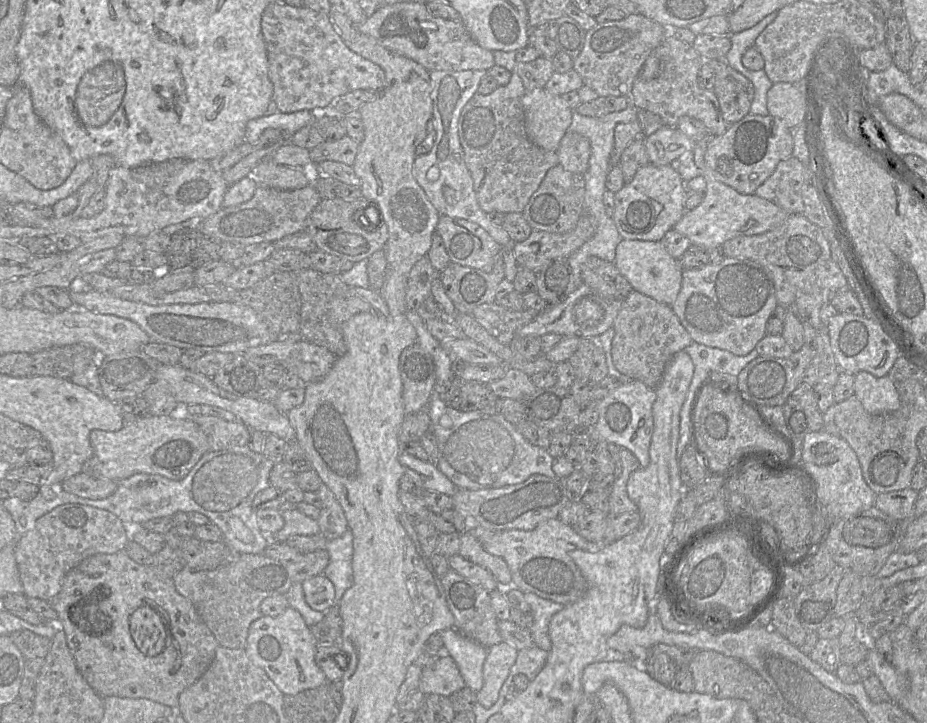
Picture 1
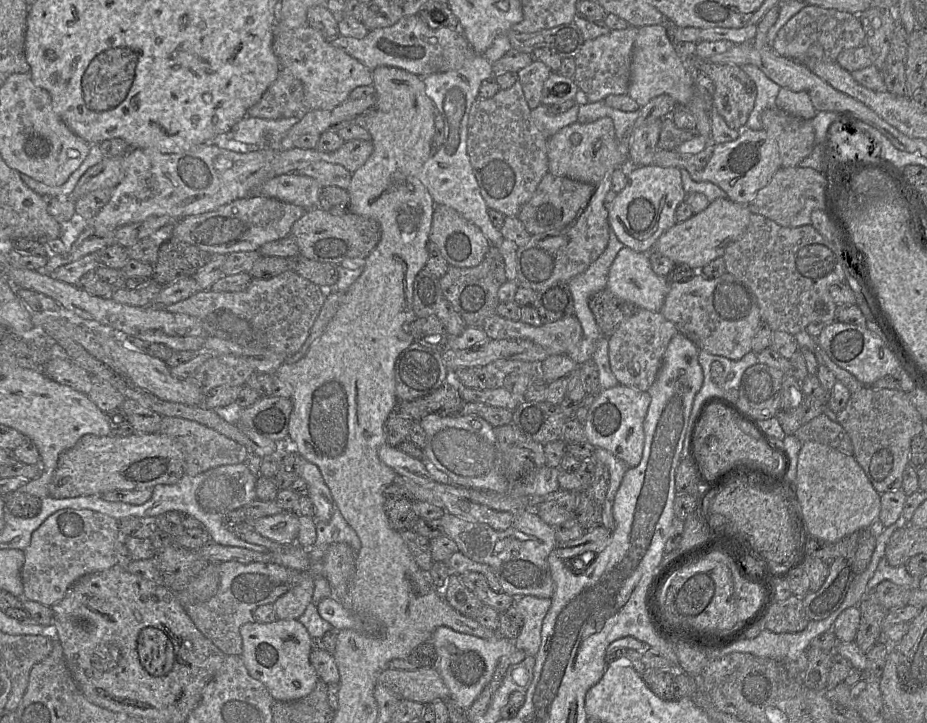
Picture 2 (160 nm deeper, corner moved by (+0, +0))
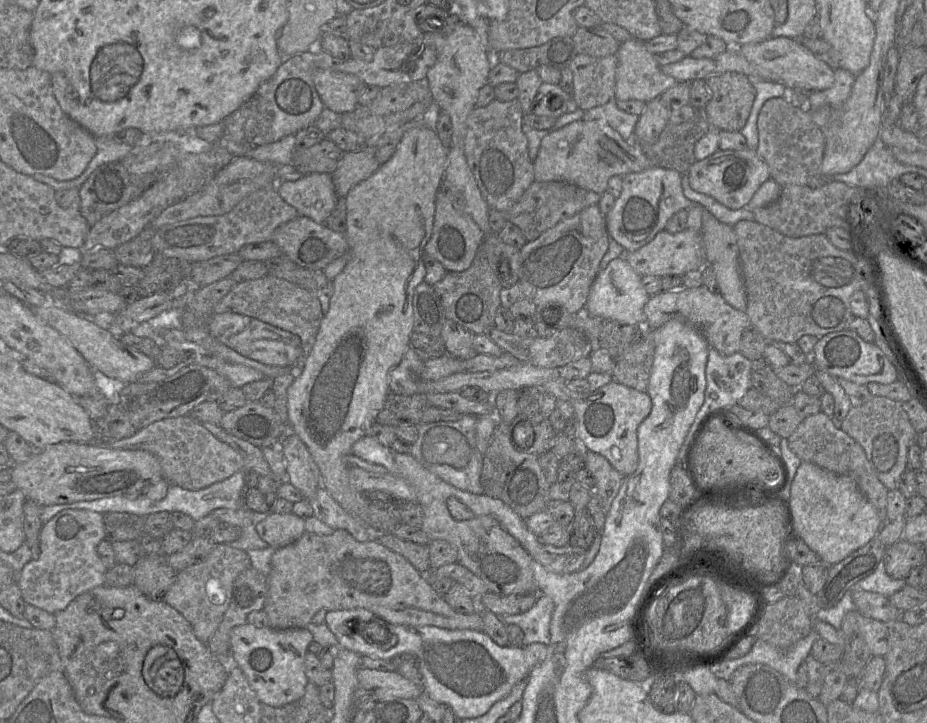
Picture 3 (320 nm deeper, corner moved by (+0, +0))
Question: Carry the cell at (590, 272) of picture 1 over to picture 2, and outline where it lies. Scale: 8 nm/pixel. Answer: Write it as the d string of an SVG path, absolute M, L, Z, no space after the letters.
M607 288L591 296L589 308L601 334L608 338L636 309L633 304L616 297Z

